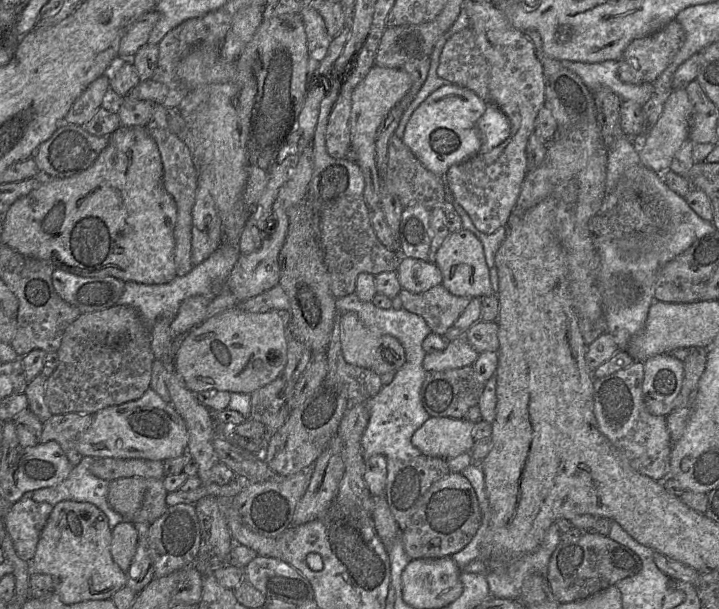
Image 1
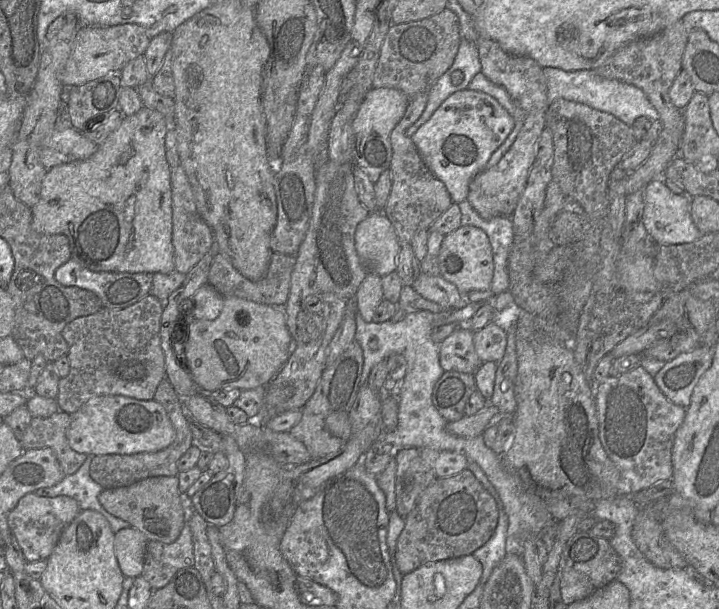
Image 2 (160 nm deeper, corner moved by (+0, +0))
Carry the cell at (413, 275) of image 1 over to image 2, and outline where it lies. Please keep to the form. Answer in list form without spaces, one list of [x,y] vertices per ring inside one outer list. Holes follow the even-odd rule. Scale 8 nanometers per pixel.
[[[421,272],[412,284],[412,288],[424,298],[446,308],[463,308],[471,304],[465,294],[441,275],[431,276]]]

